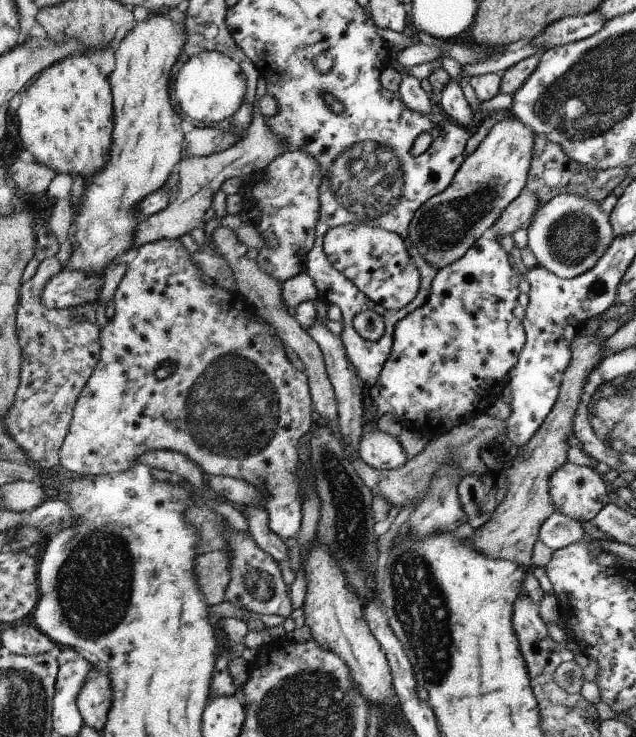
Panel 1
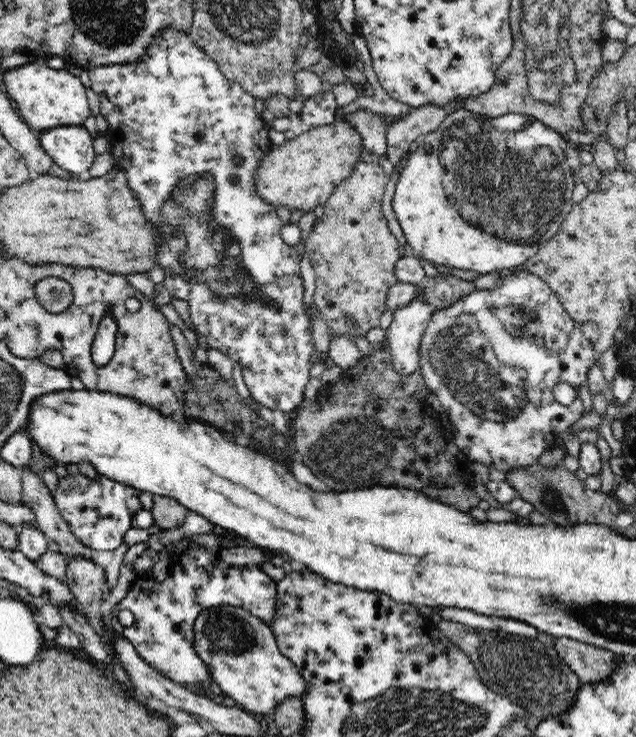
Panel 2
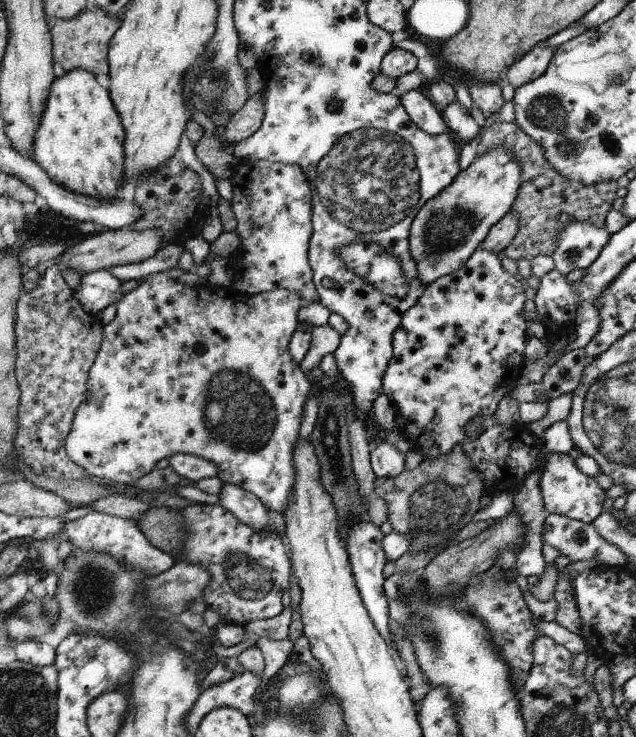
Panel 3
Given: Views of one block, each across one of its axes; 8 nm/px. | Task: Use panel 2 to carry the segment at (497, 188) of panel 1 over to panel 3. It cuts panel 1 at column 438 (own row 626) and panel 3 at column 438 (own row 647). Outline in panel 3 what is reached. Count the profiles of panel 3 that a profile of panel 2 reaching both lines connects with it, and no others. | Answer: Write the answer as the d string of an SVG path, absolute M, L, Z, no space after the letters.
M507 143L492 150L482 149L475 161L459 172L450 186L421 206L411 221L409 247L422 284L432 284L466 264L488 236L490 228L511 211L521 178L522 166L516 162Z

